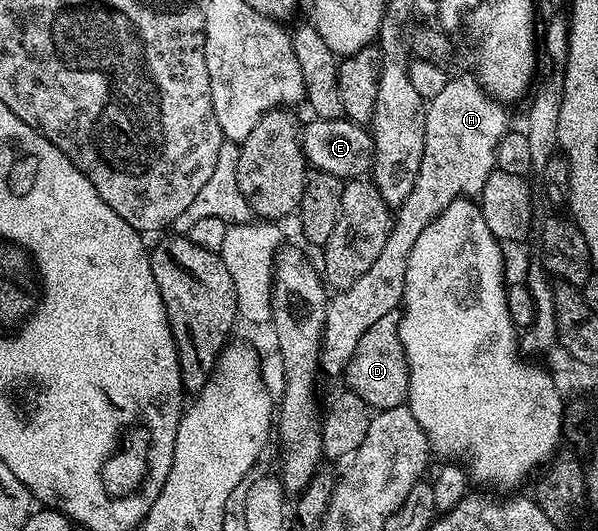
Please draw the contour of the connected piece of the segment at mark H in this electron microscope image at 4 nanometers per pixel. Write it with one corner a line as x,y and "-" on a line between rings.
472,74
449,79
432,98
429,98
426,103
425,152
421,152
421,168
417,168
417,180
413,180
413,190
394,211
391,231
385,240
385,248
381,248
381,256
377,256
377,260
369,264
369,272
365,272
361,280
357,280
349,288
330,295
323,325
323,342
319,346
323,374
342,375
353,356
353,348
357,348
357,340
361,340
361,336
365,336
365,331
376,320
381,320
381,316
385,316
390,310
400,309
405,286
405,264
417,236
441,211
449,208
453,200
464,196
478,196
481,188
485,188
485,180
489,180
492,170
496,169
495,149
509,131
507,110
503,107
506,105
488,93
482,81

